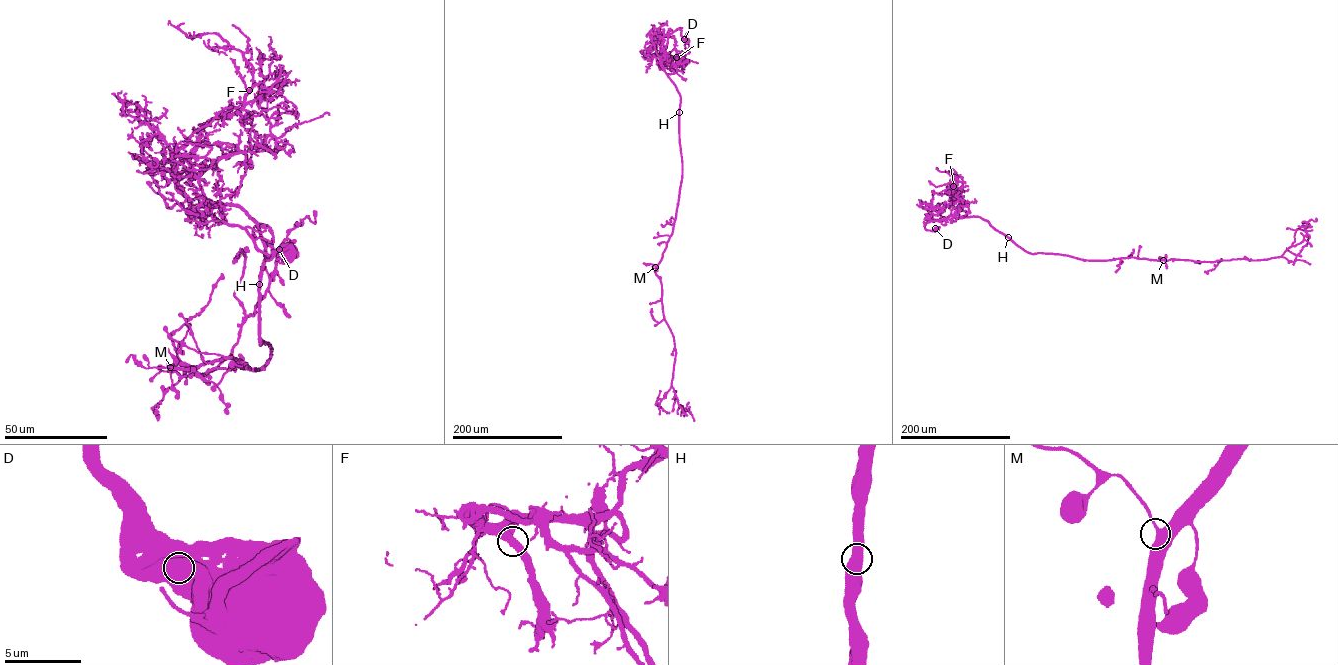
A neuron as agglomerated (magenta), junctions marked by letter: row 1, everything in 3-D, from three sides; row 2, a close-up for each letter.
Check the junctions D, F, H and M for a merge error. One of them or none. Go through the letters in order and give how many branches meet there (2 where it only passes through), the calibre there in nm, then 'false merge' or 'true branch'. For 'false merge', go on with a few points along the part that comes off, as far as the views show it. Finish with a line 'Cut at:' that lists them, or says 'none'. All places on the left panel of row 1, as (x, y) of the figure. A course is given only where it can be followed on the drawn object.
D: branches 1; calibre 1350 nm; true branch
F: branches 2; calibre 600 nm; true branch
H: branches 2; calibre 650 nm; true branch
M: branches 2; calibre 480 nm; true branch
Cut at: none

